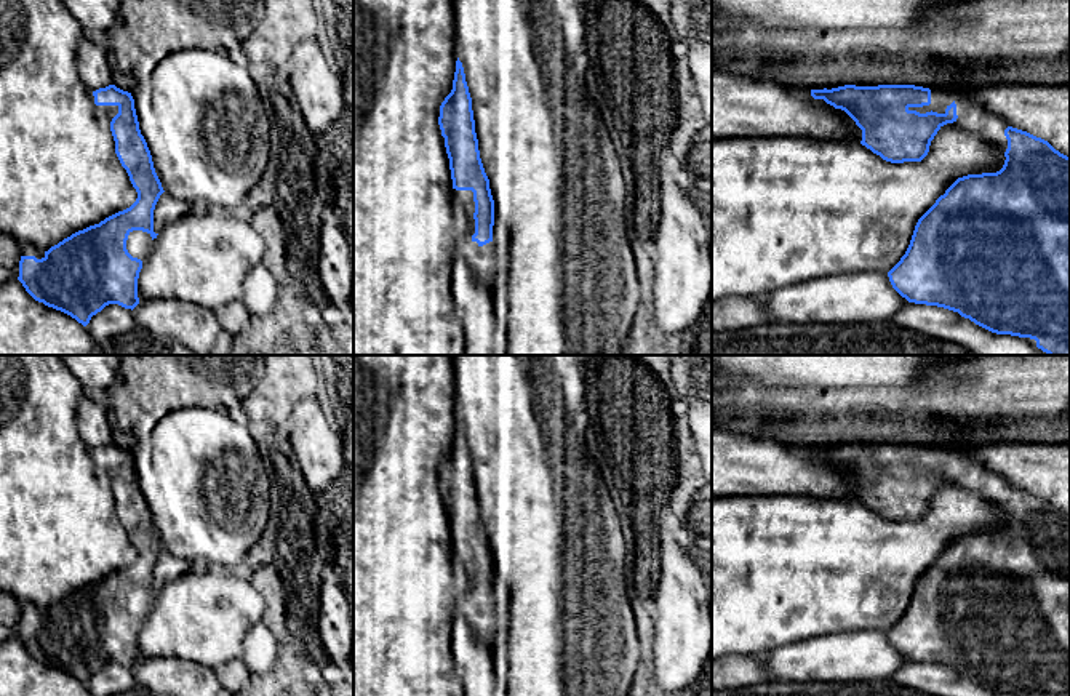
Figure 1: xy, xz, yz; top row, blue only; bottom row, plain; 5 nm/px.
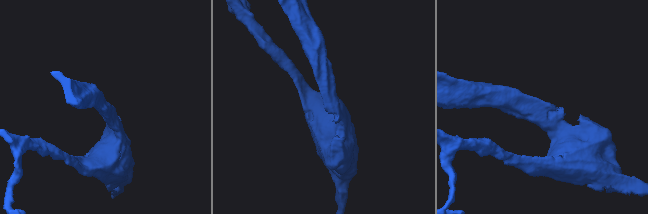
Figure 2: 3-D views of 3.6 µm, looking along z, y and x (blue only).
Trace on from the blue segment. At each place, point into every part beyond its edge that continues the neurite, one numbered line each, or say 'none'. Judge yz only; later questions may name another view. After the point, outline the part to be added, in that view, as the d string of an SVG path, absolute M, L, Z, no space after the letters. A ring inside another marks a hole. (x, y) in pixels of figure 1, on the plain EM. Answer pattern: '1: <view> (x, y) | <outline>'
1: yz (973, 476) | M929 446L929 448L931 448L931 462L923 466L908 466L908 469L916 469L920 472L926 472L931 469L937 472L945 472L945 467L952 461L955 461L958 477L952 483L1006 510L1008 498L1004 494L1004 488L1008 486L1008 482L1004 478L988 470L977 459L961 456L952 448L945 446Z

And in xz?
1: xz (480, 618) | M453 547L453 555L456 562L464 568L469 579L465 595L457 602L457 611L464 616L475 638L493 653L497 637L493 600L480 605L477 600L472 598L472 594L475 592L473 550Z

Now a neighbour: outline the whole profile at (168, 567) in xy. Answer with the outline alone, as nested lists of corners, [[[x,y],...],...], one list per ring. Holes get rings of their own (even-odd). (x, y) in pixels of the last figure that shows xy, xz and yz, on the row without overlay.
[[[163,550],[154,568],[154,590],[160,592],[168,582],[187,571],[187,562]]]

